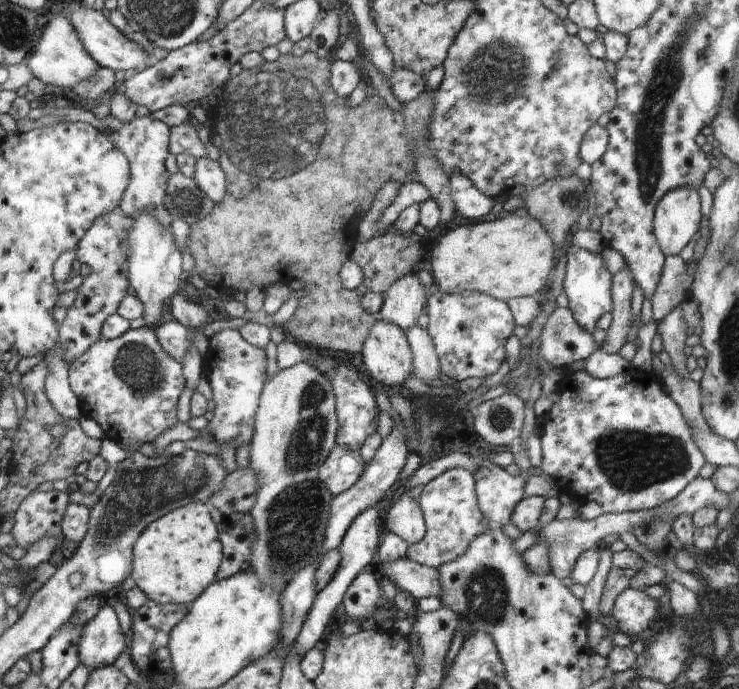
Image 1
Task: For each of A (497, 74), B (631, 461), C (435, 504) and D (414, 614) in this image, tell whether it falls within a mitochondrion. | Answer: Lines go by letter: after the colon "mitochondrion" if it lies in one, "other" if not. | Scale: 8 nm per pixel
A: mitochondrion
B: mitochondrion
C: other
D: other

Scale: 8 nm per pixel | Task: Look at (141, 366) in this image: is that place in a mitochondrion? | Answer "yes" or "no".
yes

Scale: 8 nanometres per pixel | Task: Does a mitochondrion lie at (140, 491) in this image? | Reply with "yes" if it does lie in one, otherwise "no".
yes

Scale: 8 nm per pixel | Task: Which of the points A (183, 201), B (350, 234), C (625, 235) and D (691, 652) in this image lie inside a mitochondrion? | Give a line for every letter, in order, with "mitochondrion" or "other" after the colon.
A: mitochondrion
B: other
C: other
D: other

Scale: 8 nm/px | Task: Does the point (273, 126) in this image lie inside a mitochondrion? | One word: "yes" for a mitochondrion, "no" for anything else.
yes

